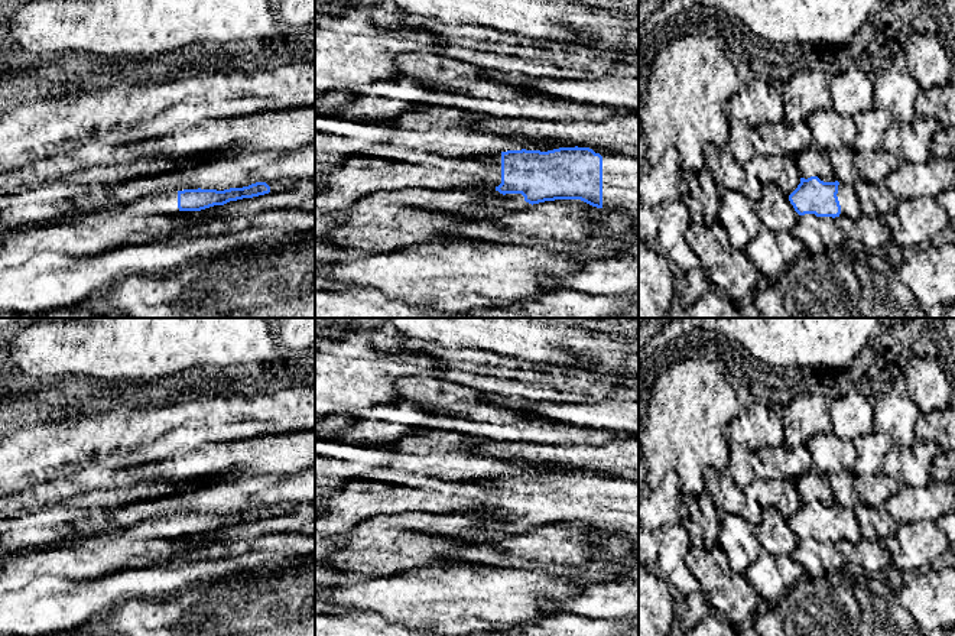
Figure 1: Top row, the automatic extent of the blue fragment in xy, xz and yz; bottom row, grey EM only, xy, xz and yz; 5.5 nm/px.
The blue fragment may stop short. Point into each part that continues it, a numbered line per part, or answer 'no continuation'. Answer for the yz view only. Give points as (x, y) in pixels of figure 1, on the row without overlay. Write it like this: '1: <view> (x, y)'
1: yz (847, 521)

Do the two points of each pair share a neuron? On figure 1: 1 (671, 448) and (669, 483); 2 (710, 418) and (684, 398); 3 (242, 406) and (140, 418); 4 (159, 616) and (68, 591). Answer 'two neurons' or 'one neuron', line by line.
1: two neurons
2: one neuron
3: one neuron
4: two neurons

